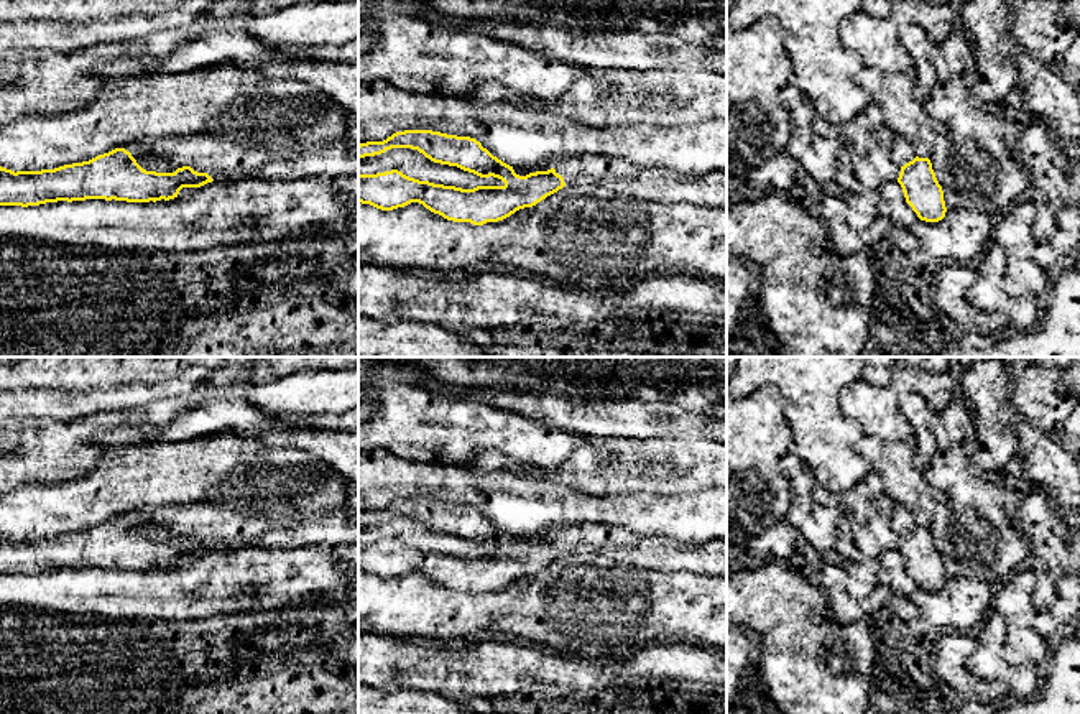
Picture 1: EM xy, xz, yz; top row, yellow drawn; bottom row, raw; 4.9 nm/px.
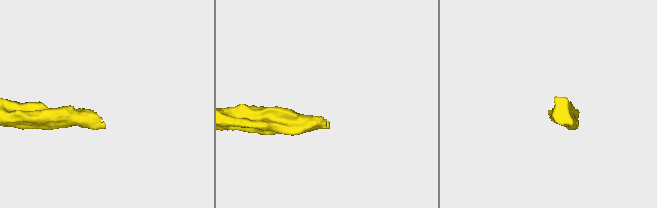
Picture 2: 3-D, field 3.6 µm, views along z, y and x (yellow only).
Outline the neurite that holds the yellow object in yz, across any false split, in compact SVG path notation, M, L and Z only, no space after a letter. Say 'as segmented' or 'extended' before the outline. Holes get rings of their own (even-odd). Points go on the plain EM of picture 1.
extended | M901 503L894 505L893 528L901 535L898 551L917 586L925 591L942 589L947 576L930 528L919 526Z

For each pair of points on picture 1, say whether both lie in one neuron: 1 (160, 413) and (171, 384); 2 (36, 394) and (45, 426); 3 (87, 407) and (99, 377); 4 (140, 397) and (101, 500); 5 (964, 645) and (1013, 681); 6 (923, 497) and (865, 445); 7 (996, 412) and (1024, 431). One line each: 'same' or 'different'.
1: different
2: different
3: same
4: different
5: different
6: same
7: different

